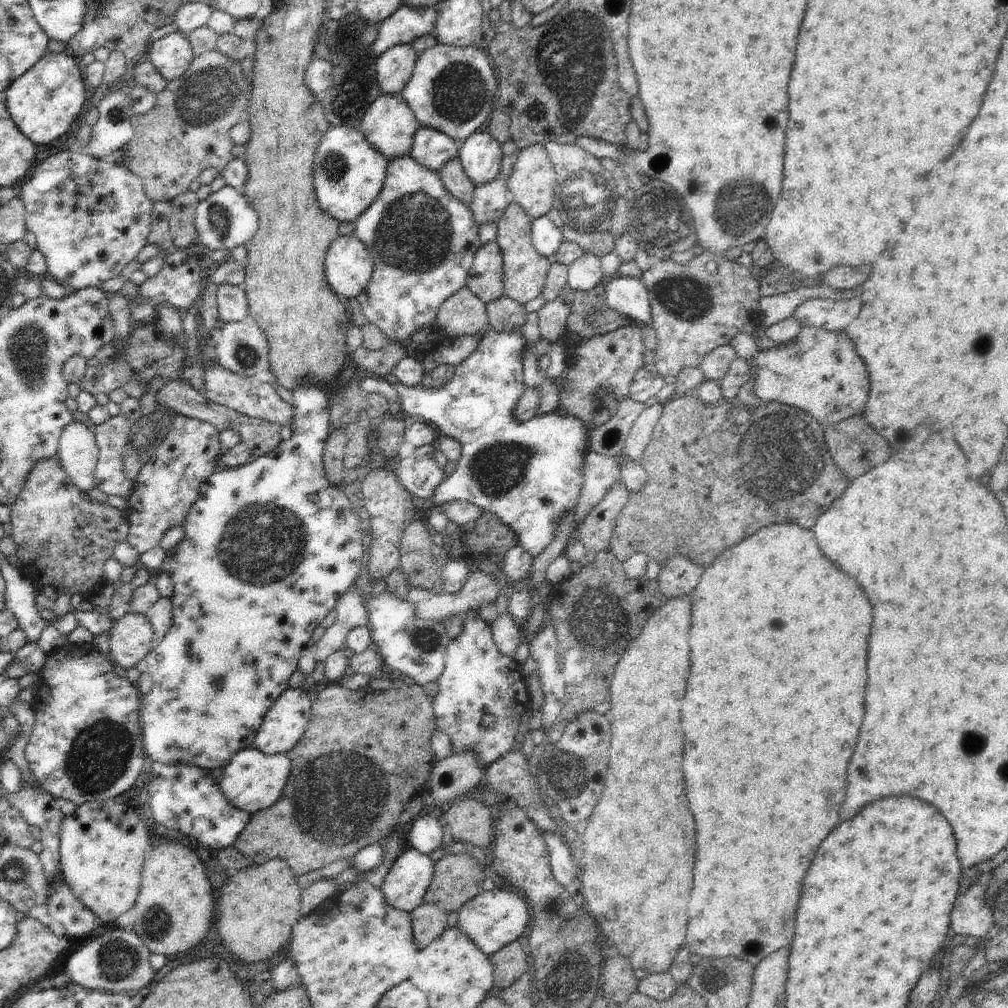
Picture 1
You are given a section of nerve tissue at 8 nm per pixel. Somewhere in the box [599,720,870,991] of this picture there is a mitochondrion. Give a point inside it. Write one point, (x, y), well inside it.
(755, 945)

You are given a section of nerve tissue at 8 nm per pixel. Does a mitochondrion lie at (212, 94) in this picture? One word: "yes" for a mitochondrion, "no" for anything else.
yes

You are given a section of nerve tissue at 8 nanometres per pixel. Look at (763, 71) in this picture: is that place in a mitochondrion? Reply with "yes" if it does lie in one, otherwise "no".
no

